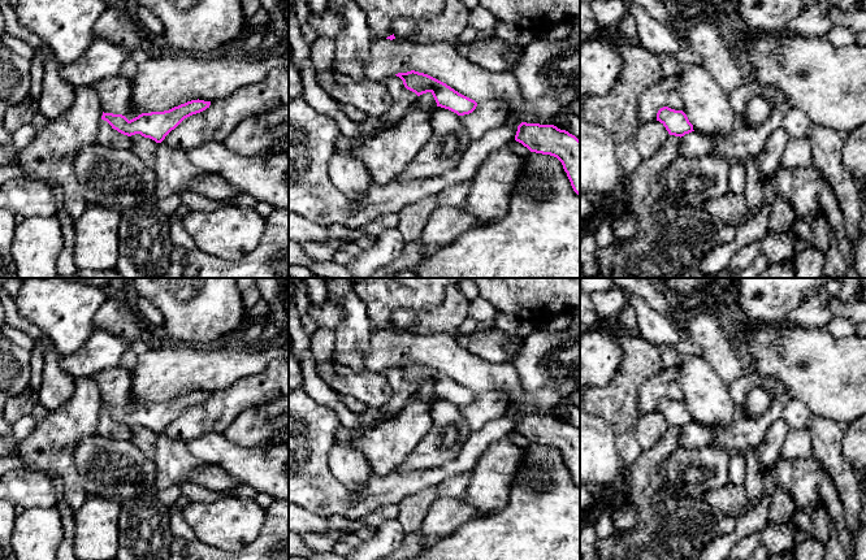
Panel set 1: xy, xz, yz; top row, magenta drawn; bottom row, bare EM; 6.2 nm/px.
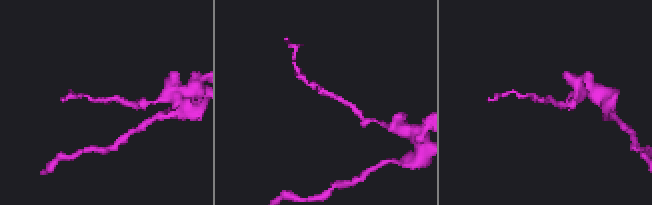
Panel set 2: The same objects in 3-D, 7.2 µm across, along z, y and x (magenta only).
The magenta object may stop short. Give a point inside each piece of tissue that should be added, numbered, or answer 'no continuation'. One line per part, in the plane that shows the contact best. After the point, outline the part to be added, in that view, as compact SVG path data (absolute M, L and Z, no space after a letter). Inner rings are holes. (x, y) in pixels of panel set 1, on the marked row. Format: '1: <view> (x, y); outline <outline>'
no continuation

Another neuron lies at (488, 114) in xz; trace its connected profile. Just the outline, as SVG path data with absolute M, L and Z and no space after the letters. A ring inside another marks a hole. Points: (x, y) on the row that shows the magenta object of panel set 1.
M499 100L480 101L472 113L459 116L459 120L475 142L488 131L501 127L510 113L510 108Z

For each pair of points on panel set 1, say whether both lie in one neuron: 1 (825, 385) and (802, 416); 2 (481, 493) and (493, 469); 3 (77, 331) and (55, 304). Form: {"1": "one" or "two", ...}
{"1": "two", "2": "one", "3": "one"}

